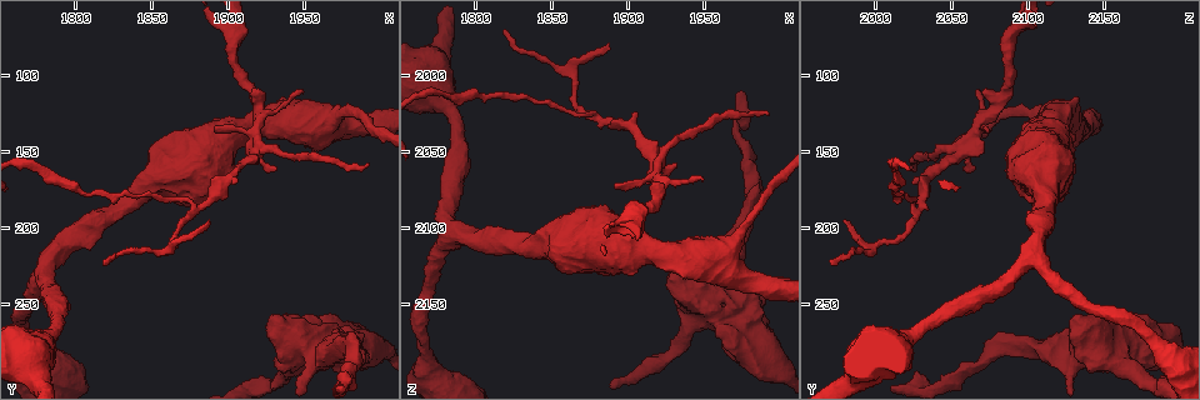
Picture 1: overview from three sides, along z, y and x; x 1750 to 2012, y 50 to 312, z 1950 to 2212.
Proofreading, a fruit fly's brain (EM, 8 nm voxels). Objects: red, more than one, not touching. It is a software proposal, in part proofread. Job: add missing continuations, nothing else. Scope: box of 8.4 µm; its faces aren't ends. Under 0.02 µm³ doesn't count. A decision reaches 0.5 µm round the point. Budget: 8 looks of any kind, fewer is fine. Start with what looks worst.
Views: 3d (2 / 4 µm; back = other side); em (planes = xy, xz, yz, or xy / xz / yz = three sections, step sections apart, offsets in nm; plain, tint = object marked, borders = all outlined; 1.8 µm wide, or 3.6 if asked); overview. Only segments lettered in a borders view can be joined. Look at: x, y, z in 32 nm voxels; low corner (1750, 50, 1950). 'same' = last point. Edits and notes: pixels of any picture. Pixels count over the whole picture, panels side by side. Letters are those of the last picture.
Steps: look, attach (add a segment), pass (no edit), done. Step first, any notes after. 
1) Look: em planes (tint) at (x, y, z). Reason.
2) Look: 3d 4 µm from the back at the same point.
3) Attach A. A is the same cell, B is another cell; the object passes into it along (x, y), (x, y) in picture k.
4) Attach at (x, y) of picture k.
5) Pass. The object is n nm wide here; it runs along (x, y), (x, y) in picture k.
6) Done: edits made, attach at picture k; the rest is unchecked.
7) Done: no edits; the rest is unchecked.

Look: em 3.6 µm planes (plain) at (1992, 158, 2024). Branch stops here.

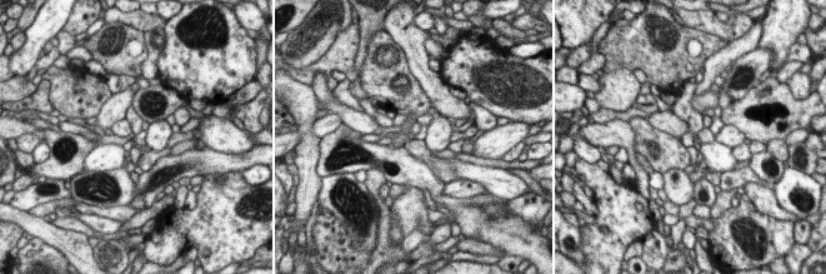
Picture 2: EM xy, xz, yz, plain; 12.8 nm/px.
Look: em 3.6 µm planes (borders) at the same point. See the neighbours.

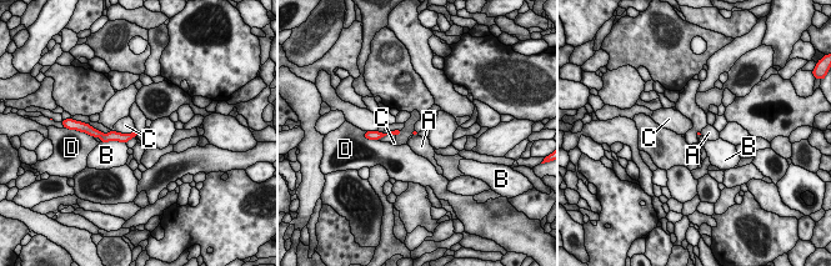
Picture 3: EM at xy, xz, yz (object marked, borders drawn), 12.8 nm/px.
Pass. A, B, C and D are other cells; it runs along (101, 135), (129, 136) in picture 3; none of them fits.

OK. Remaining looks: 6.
Look: 3d 2 µm from the back at (1880, 186, 2028). Three-way junction.

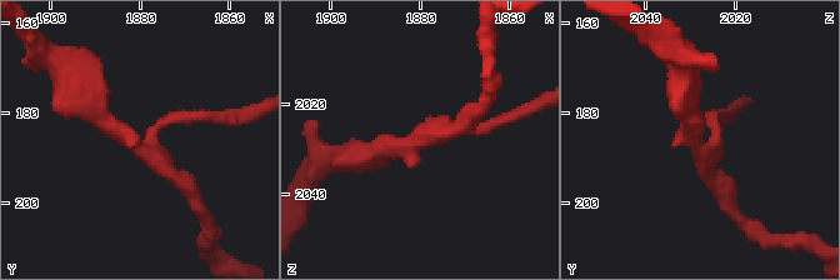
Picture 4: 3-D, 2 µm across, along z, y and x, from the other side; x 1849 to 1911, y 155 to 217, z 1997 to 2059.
Look: em planes (borders) at (1879, 187, 2027).

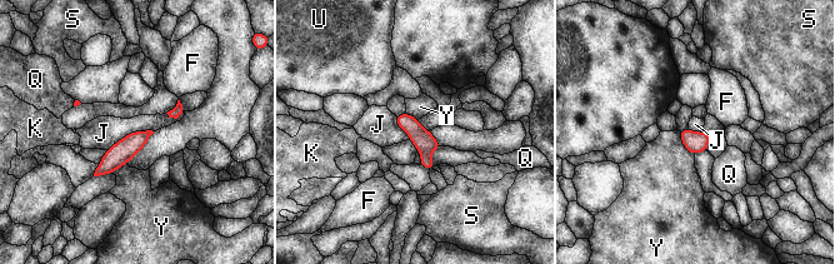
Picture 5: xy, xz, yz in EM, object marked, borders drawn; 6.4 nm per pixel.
Pass. F, J, K, Q, S, U and Y are other cells; a border runs along (153, 130), (130, 132), (106, 150) in picture 5; no lettered segment goes on from it.

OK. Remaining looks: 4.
Look: em planes (borders) at (1932, 160, 2060). An open end.

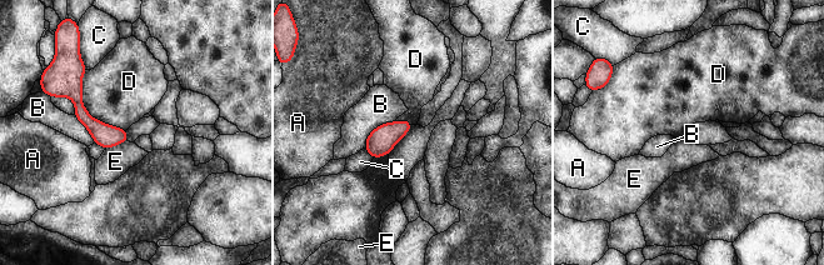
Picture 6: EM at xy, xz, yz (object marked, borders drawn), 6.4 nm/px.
Pass. The longest contact is with D, 480 nm; A, B, C, D and E are other cells; a border runs along (86, 69), (83, 105), (125, 130) in picture 6; none of them fits.

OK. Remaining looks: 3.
Done: no edits; the rest is unchecked.

